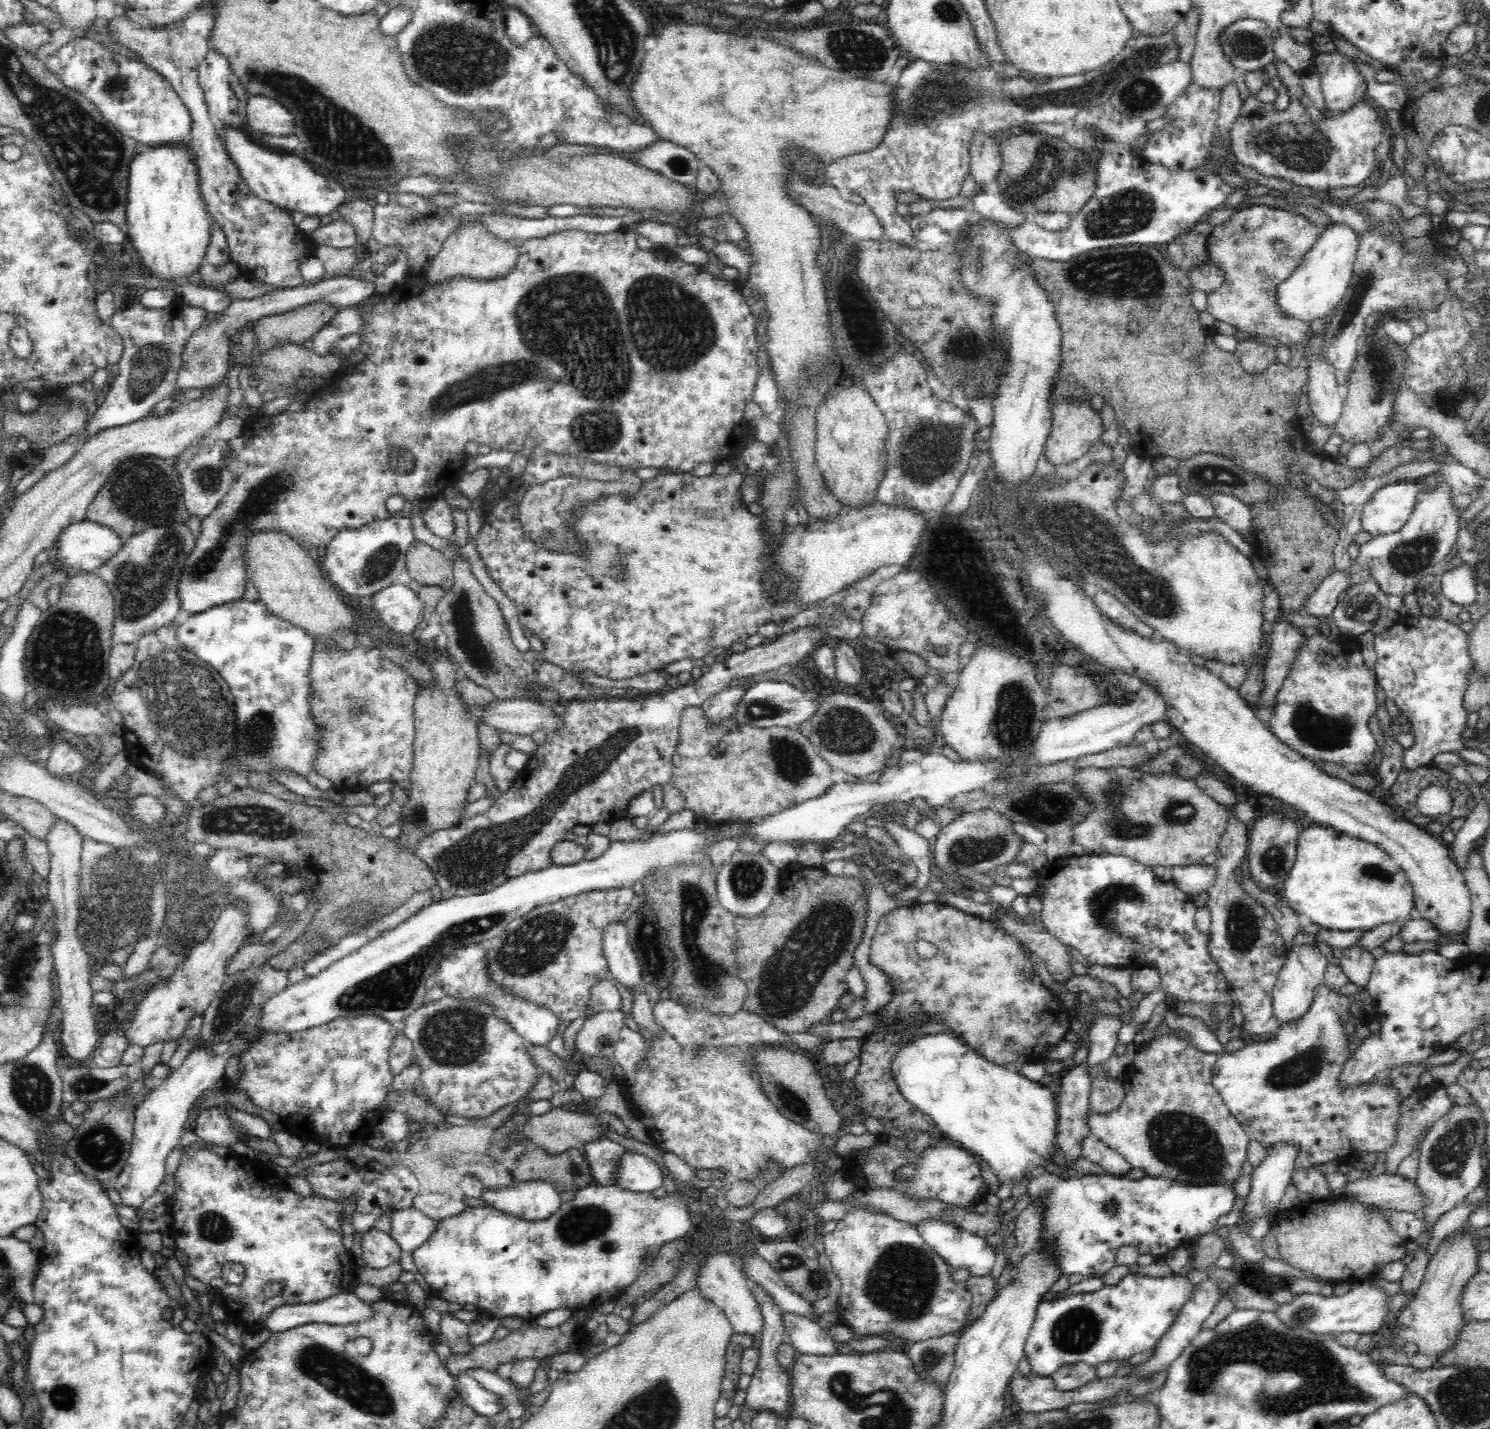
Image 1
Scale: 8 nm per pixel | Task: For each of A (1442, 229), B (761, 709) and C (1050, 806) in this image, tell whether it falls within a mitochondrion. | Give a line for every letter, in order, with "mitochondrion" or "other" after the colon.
A: other
B: mitochondrion
C: mitochondrion

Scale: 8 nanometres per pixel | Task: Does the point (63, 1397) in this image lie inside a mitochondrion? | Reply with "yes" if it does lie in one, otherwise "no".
yes

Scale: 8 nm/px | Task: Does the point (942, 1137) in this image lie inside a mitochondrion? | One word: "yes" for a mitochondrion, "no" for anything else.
no

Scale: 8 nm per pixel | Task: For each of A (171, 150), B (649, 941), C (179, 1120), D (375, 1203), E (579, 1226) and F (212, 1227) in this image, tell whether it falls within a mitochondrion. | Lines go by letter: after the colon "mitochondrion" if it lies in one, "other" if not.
A: other
B: mitochondrion
C: other
D: other
E: mitochondrion
F: mitochondrion

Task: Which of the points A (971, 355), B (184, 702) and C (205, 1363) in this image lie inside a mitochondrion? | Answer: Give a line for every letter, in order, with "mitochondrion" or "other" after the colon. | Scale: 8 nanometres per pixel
A: mitochondrion
B: mitochondrion
C: other

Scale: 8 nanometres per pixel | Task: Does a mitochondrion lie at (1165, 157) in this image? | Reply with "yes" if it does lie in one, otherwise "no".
no

